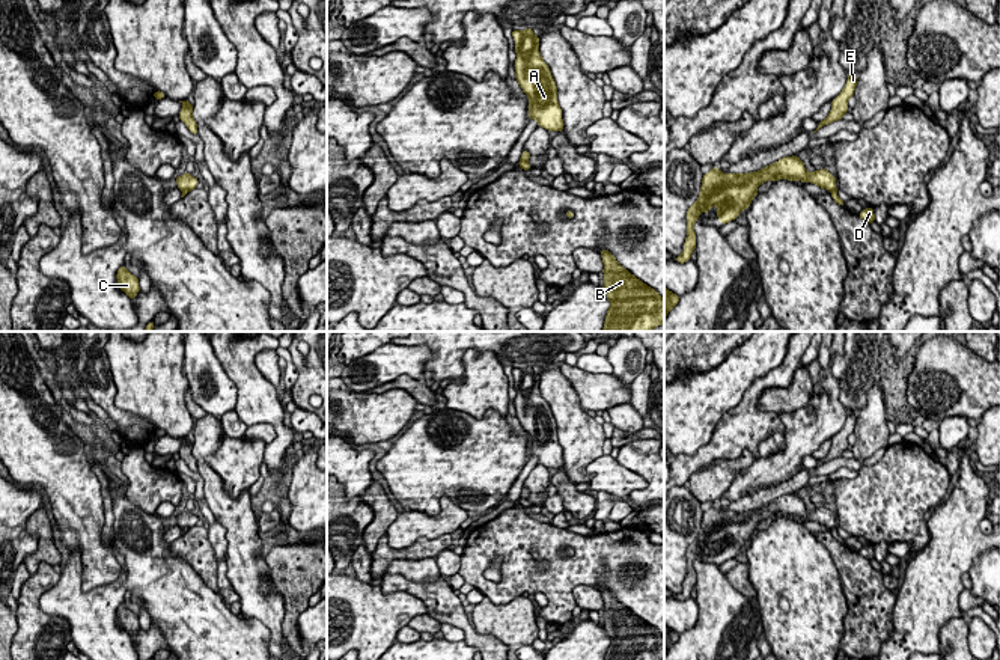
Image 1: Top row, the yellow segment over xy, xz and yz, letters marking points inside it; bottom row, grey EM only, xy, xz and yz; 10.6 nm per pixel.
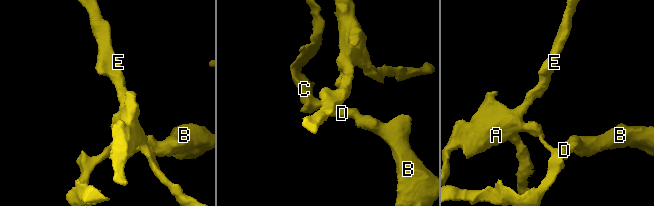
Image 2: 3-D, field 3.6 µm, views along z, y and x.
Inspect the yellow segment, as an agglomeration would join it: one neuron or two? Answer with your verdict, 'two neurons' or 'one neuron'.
two neurons

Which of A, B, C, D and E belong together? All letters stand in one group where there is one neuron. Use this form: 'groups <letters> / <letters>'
groups A E / B C D

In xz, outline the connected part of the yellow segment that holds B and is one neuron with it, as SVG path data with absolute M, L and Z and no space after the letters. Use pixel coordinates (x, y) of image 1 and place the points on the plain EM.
M608 588L599 589L604 601L604 630L610 645L604 660L664 660L664 636L623 606Z

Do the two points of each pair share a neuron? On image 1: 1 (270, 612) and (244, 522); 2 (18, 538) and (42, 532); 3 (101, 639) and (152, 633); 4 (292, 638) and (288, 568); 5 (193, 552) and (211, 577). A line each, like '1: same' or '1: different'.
1: same
2: different
3: different
4: same
5: same

